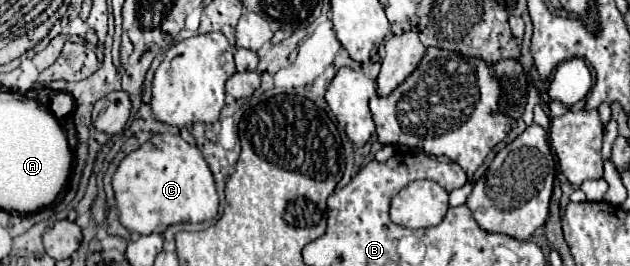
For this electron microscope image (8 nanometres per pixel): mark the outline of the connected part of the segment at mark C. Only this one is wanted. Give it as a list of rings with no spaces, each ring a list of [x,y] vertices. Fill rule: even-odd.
[[[153,135],[139,149],[129,153],[113,175],[113,191],[121,223],[139,235],[153,233],[159,225],[199,223],[217,215],[219,197],[213,173],[197,145],[189,145],[179,135]]]

